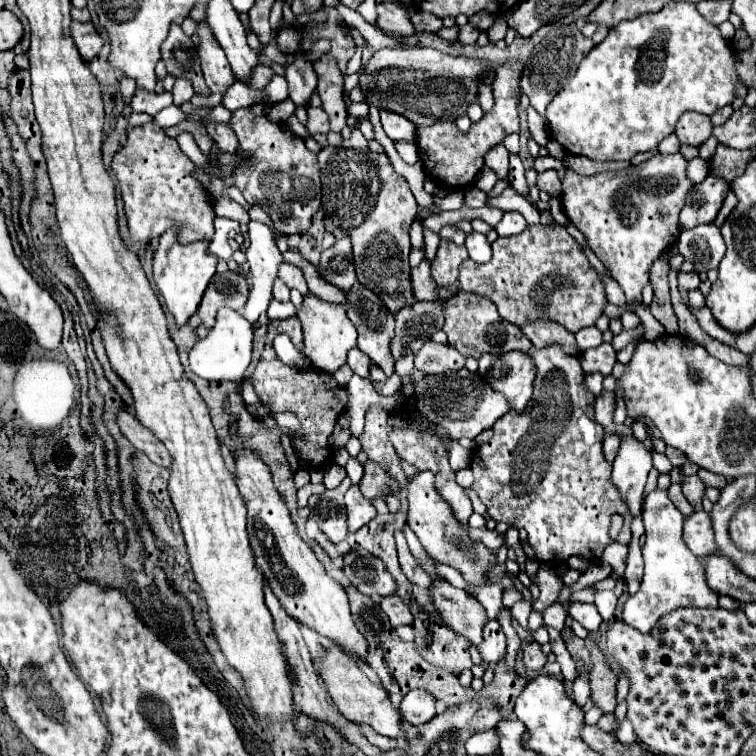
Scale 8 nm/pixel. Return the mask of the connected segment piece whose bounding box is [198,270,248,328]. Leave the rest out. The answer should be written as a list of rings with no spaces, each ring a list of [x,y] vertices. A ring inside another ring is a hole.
[[[230,270],[224,274],[216,274],[204,292],[202,304],[198,308],[198,316],[200,316],[202,324],[206,328],[210,328],[214,324],[216,312],[222,306],[228,306],[228,308],[240,312],[246,298],[248,298],[248,284],[240,274],[234,274]]]

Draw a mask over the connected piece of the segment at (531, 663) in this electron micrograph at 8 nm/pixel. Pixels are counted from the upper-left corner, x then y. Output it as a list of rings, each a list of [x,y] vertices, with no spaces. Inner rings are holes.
[[[536,642],[534,644],[528,644],[524,648],[524,666],[528,670],[532,670],[532,672],[540,672],[544,668],[544,664],[546,664],[546,656],[542,654],[540,646]]]

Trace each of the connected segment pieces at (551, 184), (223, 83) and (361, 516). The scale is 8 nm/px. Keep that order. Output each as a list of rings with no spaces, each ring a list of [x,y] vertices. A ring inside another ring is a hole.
[[[550,169],[538,174],[536,185],[539,190],[544,190],[550,195],[560,198],[562,193],[562,184],[555,169]]]
[[[204,20],[198,22],[196,36],[200,40],[196,44],[196,48],[198,48],[198,56],[200,56],[200,62],[202,62],[204,80],[206,80],[206,84],[212,92],[208,96],[194,94],[190,102],[197,108],[215,107],[220,104],[222,94],[226,92],[226,88],[234,82],[234,74],[232,74],[232,68],[230,68],[230,64],[224,56],[224,50],[214,40],[214,34],[206,26]]]
[[[350,486],[350,490],[344,494],[344,502],[346,502],[348,530],[350,532],[360,530],[364,524],[368,524],[376,516],[374,506],[366,498],[362,498],[358,486]]]

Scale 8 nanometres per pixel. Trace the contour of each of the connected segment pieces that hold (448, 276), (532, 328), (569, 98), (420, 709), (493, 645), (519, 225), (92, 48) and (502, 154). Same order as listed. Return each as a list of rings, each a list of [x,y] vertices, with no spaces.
[[[442,242],[438,246],[436,258],[432,260],[432,278],[436,284],[446,284],[452,286],[458,282],[458,266],[468,258],[466,248]]]
[[[536,320],[532,324],[526,324],[520,330],[534,344],[534,348],[544,348],[544,346],[550,346],[550,344],[560,344],[566,354],[580,356],[580,350],[576,346],[574,334],[568,332],[566,328],[562,328],[560,324],[552,322],[552,320]]]
[[[676,2],[676,4],[666,4],[660,12],[650,12],[650,14],[644,14],[644,16],[638,16],[634,20],[624,20],[620,22],[616,28],[612,28],[608,32],[608,36],[604,38],[604,42],[600,42],[598,46],[594,46],[590,50],[590,54],[580,62],[576,74],[564,84],[564,88],[556,94],[556,98],[548,104],[548,110],[546,110],[546,118],[548,118],[548,126],[550,126],[550,134],[552,138],[570,154],[580,154],[580,156],[588,156],[592,160],[630,160],[634,154],[638,152],[648,152],[648,150],[654,150],[658,146],[660,140],[664,140],[668,134],[674,132],[674,126],[678,122],[678,118],[686,112],[686,110],[694,110],[694,112],[700,112],[700,114],[714,114],[718,108],[726,106],[726,104],[732,104],[734,98],[736,98],[736,88],[738,86],[744,86],[738,72],[736,72],[736,54],[734,54],[734,48],[732,44],[722,38],[718,26],[710,24],[696,8],[696,4],[688,4],[688,2]]]
[[[412,690],[400,702],[400,714],[406,722],[420,726],[436,716],[434,698],[426,690]]]
[[[496,620],[486,622],[484,640],[476,648],[478,648],[478,652],[482,654],[484,660],[500,662],[504,658],[504,654],[506,654],[506,636],[504,636],[504,632],[502,632],[502,628]]]
[[[506,212],[502,222],[498,222],[494,230],[498,232],[498,236],[514,236],[514,234],[524,232],[526,226],[528,224],[520,212]]]
[[[72,22],[70,24],[70,34],[72,34],[72,40],[74,40],[80,56],[86,62],[92,60],[104,44],[104,40],[100,38],[100,34],[92,26],[92,22]]]
[[[498,144],[496,148],[492,148],[492,150],[486,154],[484,160],[486,160],[486,166],[492,168],[492,170],[500,176],[500,180],[506,178],[506,174],[508,174],[508,154],[506,154],[504,144]]]

